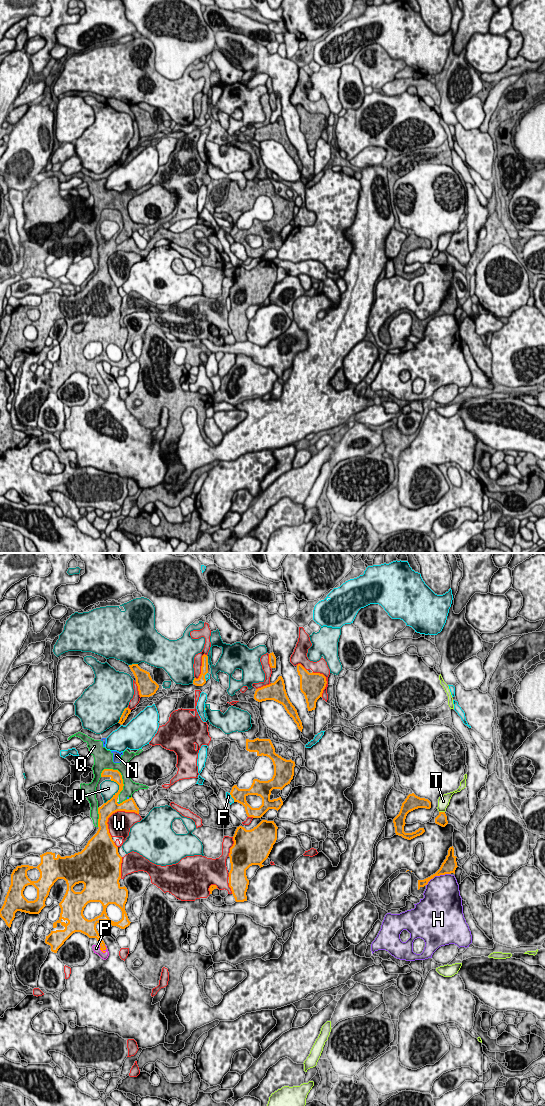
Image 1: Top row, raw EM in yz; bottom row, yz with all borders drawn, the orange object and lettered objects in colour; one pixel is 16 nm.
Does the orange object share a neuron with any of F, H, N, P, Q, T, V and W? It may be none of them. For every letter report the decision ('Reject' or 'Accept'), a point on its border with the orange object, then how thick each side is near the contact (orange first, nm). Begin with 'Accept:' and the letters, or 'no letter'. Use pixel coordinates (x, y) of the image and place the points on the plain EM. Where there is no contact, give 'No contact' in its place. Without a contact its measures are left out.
Accept: P
F: Reject. Touches orange at yz (231, 236). Thickness 220 nm (orange) against 90 nm
H: Reject. Touches orange at yz (437, 315). Thickness 240 nm (orange) against 480 nm
N: Reject. Touches orange at yz (120, 243). Thickness 220 nm (orange) against 30 nm
P: Accept. Touches orange at yz (100, 388). Thickness 130 nm (orange) against 130 nm
Q: Reject. Touches orange at yz (121, 216). Thickness 170 nm (orange) against 200 nm
T: Reject. Touches orange at yz (442, 252). Thickness 180 nm (orange) against 190 nm
V: Reject. Touches orange at yz (118, 231). Thickness 190 nm (orange) against 280 nm
W: Reject. Touches orange at yz (114, 252). Thickness 220 nm (orange) against 380 nm

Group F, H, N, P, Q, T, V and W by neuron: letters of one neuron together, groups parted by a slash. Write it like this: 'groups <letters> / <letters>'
groups F / H / N Q / P / T / V / W

